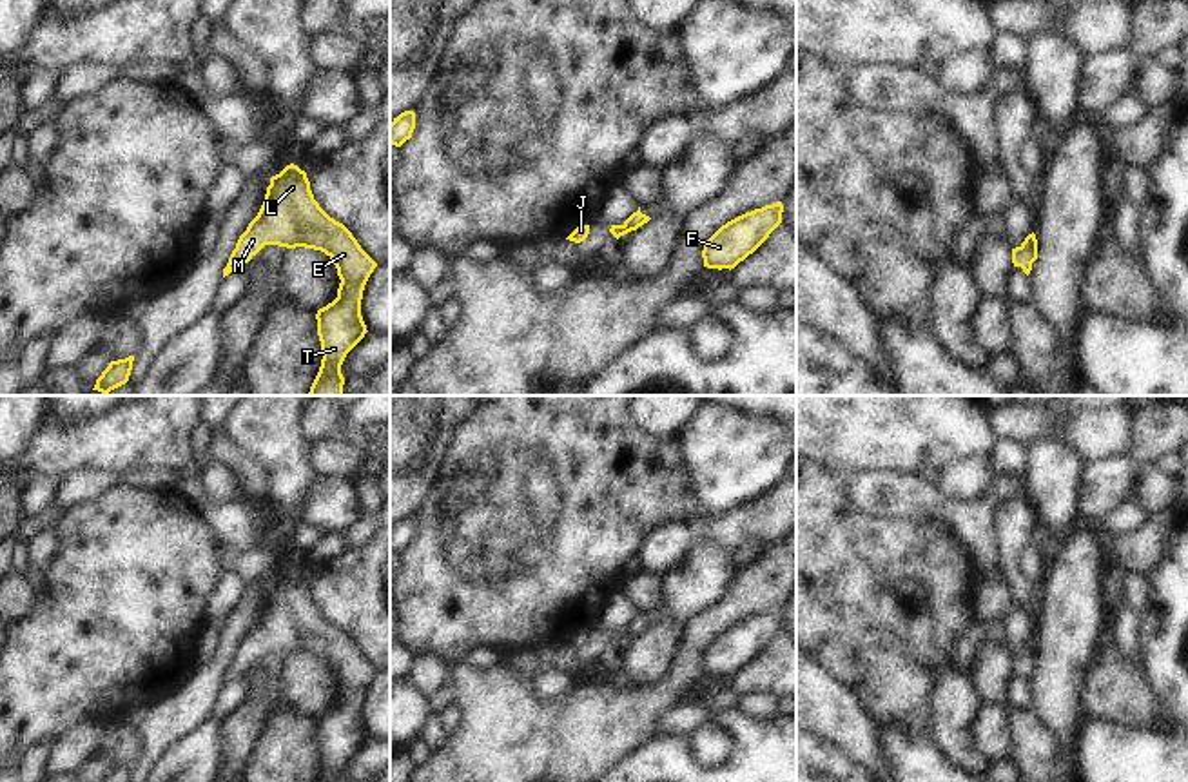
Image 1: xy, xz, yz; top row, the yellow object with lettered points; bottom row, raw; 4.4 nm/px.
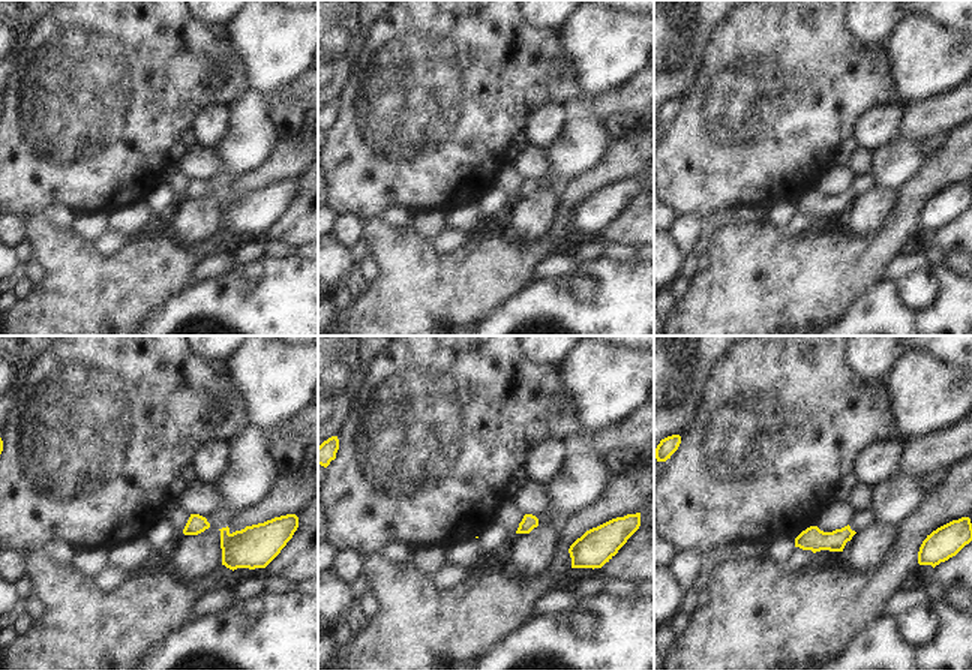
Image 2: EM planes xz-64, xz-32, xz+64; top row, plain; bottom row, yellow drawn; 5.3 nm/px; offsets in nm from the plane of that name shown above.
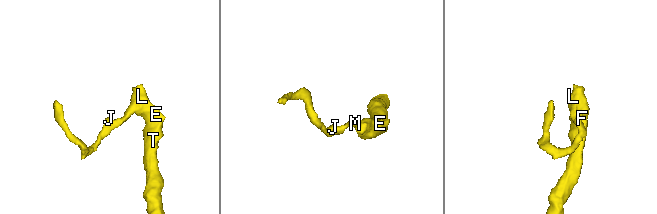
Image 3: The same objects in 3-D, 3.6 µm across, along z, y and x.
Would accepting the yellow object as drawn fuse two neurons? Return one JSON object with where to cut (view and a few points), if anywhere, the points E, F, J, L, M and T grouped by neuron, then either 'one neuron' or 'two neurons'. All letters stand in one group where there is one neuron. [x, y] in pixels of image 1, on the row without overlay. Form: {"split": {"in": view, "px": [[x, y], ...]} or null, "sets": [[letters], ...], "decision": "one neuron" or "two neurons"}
{"split": null, "sets": [["E", "F", "J", "L", "M", "T"]], "decision": "one neuron"}

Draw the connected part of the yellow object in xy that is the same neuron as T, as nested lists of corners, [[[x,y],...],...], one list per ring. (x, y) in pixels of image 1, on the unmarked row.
[[[294,570],[270,584],[265,608],[239,642],[223,684],[248,670],[265,651],[314,655],[334,668],[341,686],[337,704],[316,720],[323,758],[317,782],[343,782],[341,771],[346,760],[368,738],[361,706],[377,670],[343,630],[319,613],[307,579]]]

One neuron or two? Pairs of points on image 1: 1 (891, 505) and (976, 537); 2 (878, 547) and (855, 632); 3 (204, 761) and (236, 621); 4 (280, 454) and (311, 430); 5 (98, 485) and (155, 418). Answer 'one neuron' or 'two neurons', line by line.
1: one neuron
2: one neuron
3: two neurons
4: two neurons
5: two neurons

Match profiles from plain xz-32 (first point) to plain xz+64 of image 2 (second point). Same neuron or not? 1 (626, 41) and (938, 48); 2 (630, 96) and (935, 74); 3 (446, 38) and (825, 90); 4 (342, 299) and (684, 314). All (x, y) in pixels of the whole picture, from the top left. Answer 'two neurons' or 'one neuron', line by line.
1: one neuron
2: two neurons
3: one neuron
4: two neurons

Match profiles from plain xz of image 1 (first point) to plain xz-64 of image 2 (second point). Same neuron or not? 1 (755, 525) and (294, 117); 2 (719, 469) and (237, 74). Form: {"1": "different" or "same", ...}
{"1": "different", "2": "different"}

